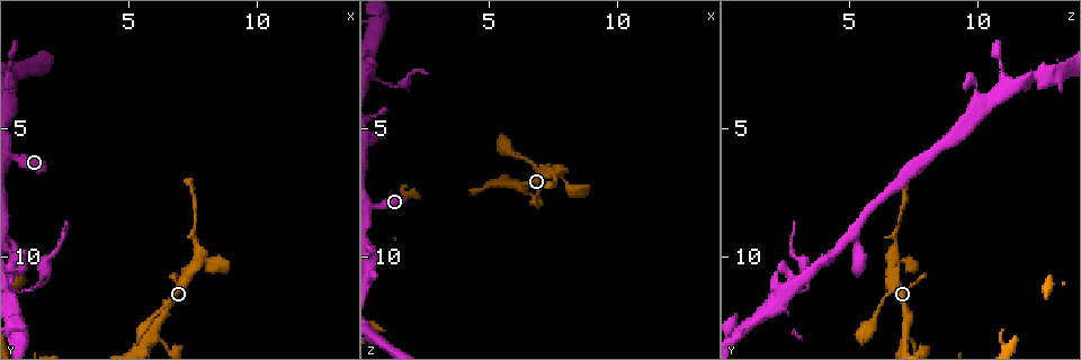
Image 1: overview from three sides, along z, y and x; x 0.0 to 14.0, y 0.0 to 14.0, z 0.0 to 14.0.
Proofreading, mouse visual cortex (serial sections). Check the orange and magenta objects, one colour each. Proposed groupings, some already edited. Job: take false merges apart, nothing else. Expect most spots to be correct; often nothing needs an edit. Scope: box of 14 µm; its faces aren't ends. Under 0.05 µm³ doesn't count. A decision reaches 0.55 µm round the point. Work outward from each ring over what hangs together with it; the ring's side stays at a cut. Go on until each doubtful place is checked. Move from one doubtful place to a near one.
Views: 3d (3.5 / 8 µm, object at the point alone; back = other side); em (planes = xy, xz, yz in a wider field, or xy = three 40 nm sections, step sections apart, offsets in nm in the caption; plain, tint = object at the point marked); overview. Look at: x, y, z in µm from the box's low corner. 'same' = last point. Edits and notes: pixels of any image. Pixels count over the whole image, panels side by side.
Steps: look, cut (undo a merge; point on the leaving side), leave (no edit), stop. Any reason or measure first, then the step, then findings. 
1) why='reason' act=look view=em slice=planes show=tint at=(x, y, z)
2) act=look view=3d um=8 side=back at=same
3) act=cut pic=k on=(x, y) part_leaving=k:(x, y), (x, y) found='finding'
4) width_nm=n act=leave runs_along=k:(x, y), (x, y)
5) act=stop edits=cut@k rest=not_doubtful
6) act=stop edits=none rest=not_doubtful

why='calibre changes' act=look view=3d um=3.5 at=(7.6, 9.3, 6.9)

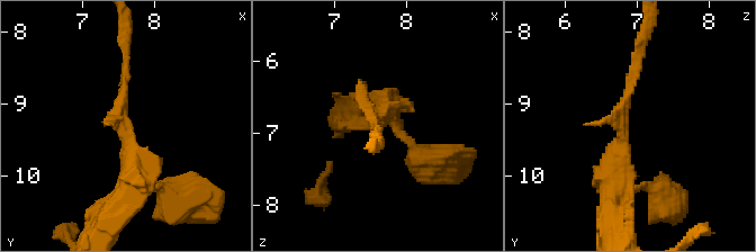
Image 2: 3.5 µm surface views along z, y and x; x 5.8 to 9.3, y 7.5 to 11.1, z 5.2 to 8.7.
act=look view=em slice=xy step=1 show=tint at=(7.50, 9.30, 6.80)

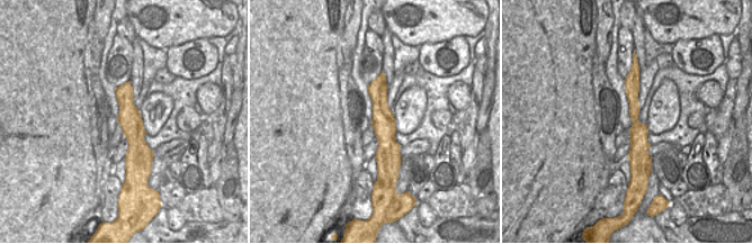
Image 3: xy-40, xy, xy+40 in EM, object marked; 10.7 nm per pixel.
why='cut it another way' act=look view=em slice=planes show=tint at=same

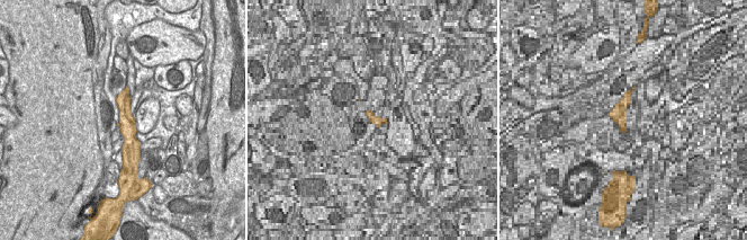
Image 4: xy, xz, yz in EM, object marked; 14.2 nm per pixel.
act=leave runs_along=2:(612, 200), (638, 55) found='continuous, no second cell'

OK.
why='calibre changes' act=look view=3d um=3.5 side=back at=(5.9, 12.9, 7.2)

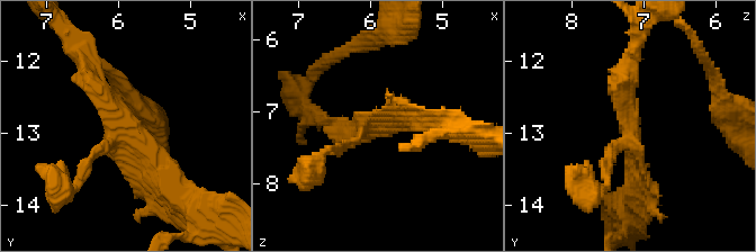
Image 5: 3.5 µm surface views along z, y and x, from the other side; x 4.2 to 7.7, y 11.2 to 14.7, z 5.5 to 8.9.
act=look view=em slice=xy step=5 show=tint at=(6.00, 12.80, 7.20)

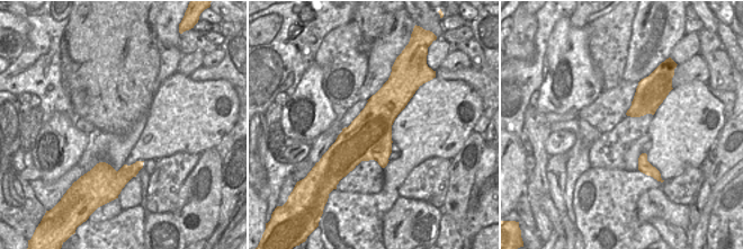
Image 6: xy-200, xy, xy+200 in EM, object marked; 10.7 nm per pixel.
act=leave runs_along=5:(82, 55), (92, 87), (165, 180) found='one cell here'

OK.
why='narrows sharply' act=look view=3d um=3.5 at=(1.2, 11.3, 3.3)

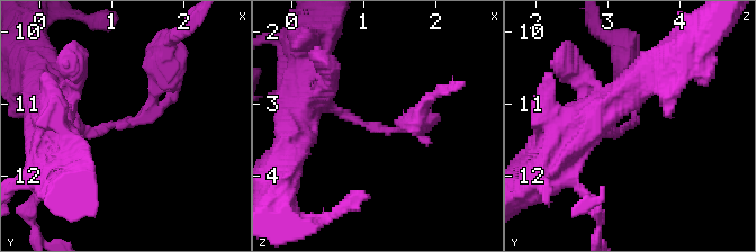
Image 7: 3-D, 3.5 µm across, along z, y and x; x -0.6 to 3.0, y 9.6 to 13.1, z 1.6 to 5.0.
arm_widths_nm=150,250 act=look view=em slice=xy step=5 show=tint at=(1.15, 11.25, 3.30)

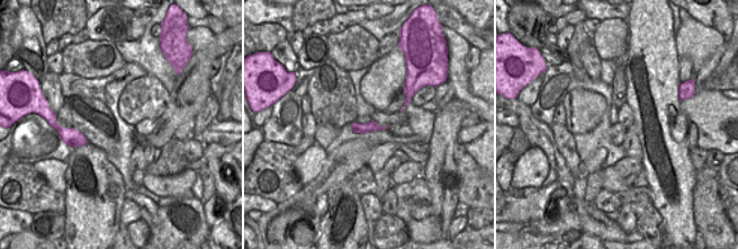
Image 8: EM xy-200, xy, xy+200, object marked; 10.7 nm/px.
act=cut pic=7 on=(170, 70) part_leaving=7:(144, 111), (182, 29) found='a second cell is stuck on'

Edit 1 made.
act=stop edits=cut@7 rest=not_doubtful

